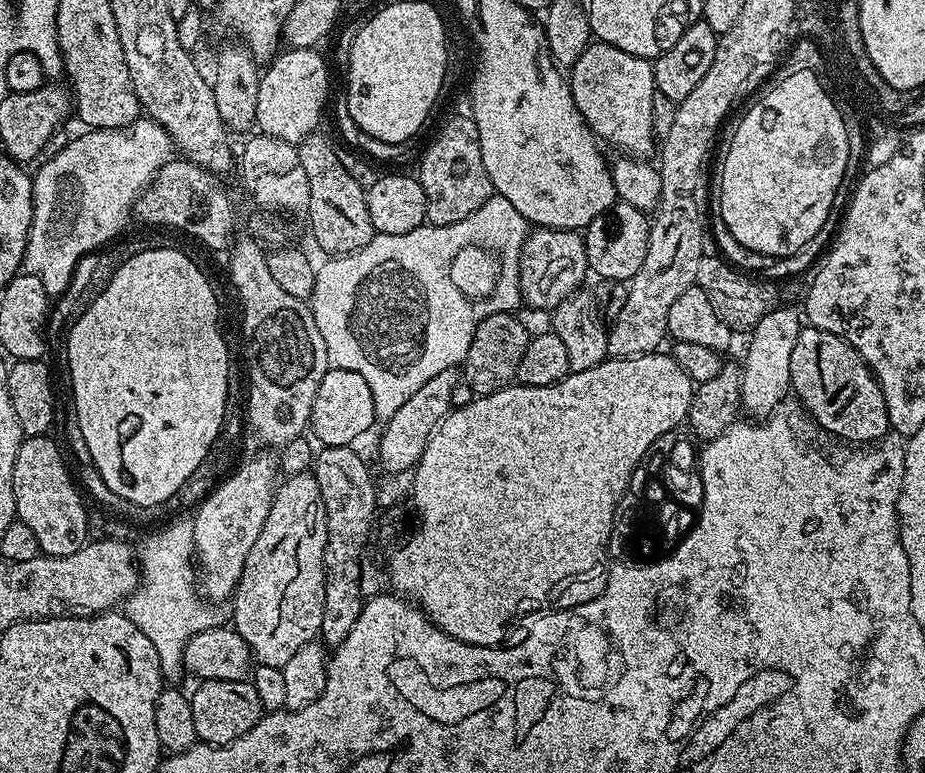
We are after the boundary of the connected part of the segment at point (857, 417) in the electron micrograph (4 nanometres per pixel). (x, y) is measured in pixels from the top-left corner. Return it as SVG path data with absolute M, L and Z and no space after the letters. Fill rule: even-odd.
M811 326L801 327L794 354L790 354L790 378L794 392L804 399L804 408L829 432L837 436L837 441L847 442L852 446L868 446L879 442L889 435L888 415L886 414L886 398L882 394L880 384L871 368L863 358L838 334L830 334L826 330L818 330Z

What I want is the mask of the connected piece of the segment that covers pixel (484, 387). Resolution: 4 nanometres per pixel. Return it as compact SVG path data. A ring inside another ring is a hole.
M511 311L497 312L482 318L482 322L478 322L472 332L470 350L462 365L463 383L468 384L476 396L488 396L509 387L518 374L518 362L522 362L522 354L526 354L529 339L527 326Z

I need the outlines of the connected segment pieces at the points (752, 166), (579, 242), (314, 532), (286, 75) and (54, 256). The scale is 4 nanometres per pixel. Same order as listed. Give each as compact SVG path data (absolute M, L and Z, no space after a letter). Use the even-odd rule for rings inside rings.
M788 72L741 118L740 125L732 132L732 141L729 142L728 149L724 152L724 165L720 168L719 223L724 224L726 230L730 230L730 234L734 234L734 238L738 238L738 242L742 242L742 246L746 250L754 250L763 256L774 257L794 254L798 250L802 250L802 246L806 246L806 242L810 242L814 238L814 234L818 234L818 230L822 230L822 222L826 222L830 213L837 207L836 196L842 192L840 183L849 175L847 160L846 126L843 125L842 114L839 113L838 106L830 94L812 72Z
M536 228L529 231L520 251L520 295L532 308L553 310L564 300L581 291L584 275L589 275L583 235L557 228Z
M311 471L281 479L272 494L270 514L262 534L246 554L240 581L231 597L236 633L252 649L257 665L279 670L301 646L319 637L324 609L326 506Z
M288 48L263 69L256 111L256 124L263 135L299 145L321 127L320 115L328 100L328 64L318 53L316 48Z
M147 118L136 120L125 128L98 128L81 133L65 148L58 149L32 176L32 225L22 268L27 275L42 278L49 298L64 294L80 259L116 240L115 236L128 224L128 215L133 215L136 201L160 173L160 167L174 156L174 145L167 130Z

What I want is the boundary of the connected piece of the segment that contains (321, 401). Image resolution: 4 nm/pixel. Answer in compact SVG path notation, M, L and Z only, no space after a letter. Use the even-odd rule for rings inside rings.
M329 367L328 372L318 382L318 394L314 394L312 403L312 419L310 432L324 446L352 446L359 436L364 436L377 423L374 410L374 394L370 394L370 386L366 386L366 378L362 374L354 374L354 370L342 370Z

